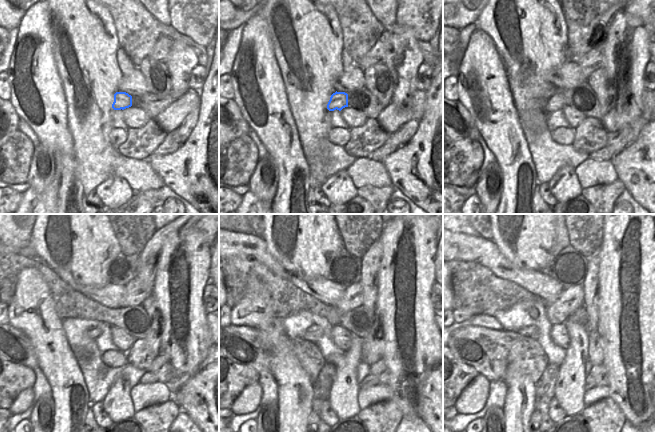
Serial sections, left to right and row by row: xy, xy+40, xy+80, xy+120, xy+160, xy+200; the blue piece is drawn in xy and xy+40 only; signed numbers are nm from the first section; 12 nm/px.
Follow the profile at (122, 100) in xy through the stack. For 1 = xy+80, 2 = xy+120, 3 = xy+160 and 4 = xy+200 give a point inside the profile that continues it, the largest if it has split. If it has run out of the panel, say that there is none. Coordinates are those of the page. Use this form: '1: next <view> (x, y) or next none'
1: next xy+80 (556, 102)
2: next xy+120 (92, 333)
3: next xy+160 (314, 333)
4: next xy+200 (533, 332)

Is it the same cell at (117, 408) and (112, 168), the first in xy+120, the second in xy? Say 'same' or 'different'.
different

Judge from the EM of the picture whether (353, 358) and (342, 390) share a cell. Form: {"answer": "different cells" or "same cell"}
{"answer": "same cell"}

